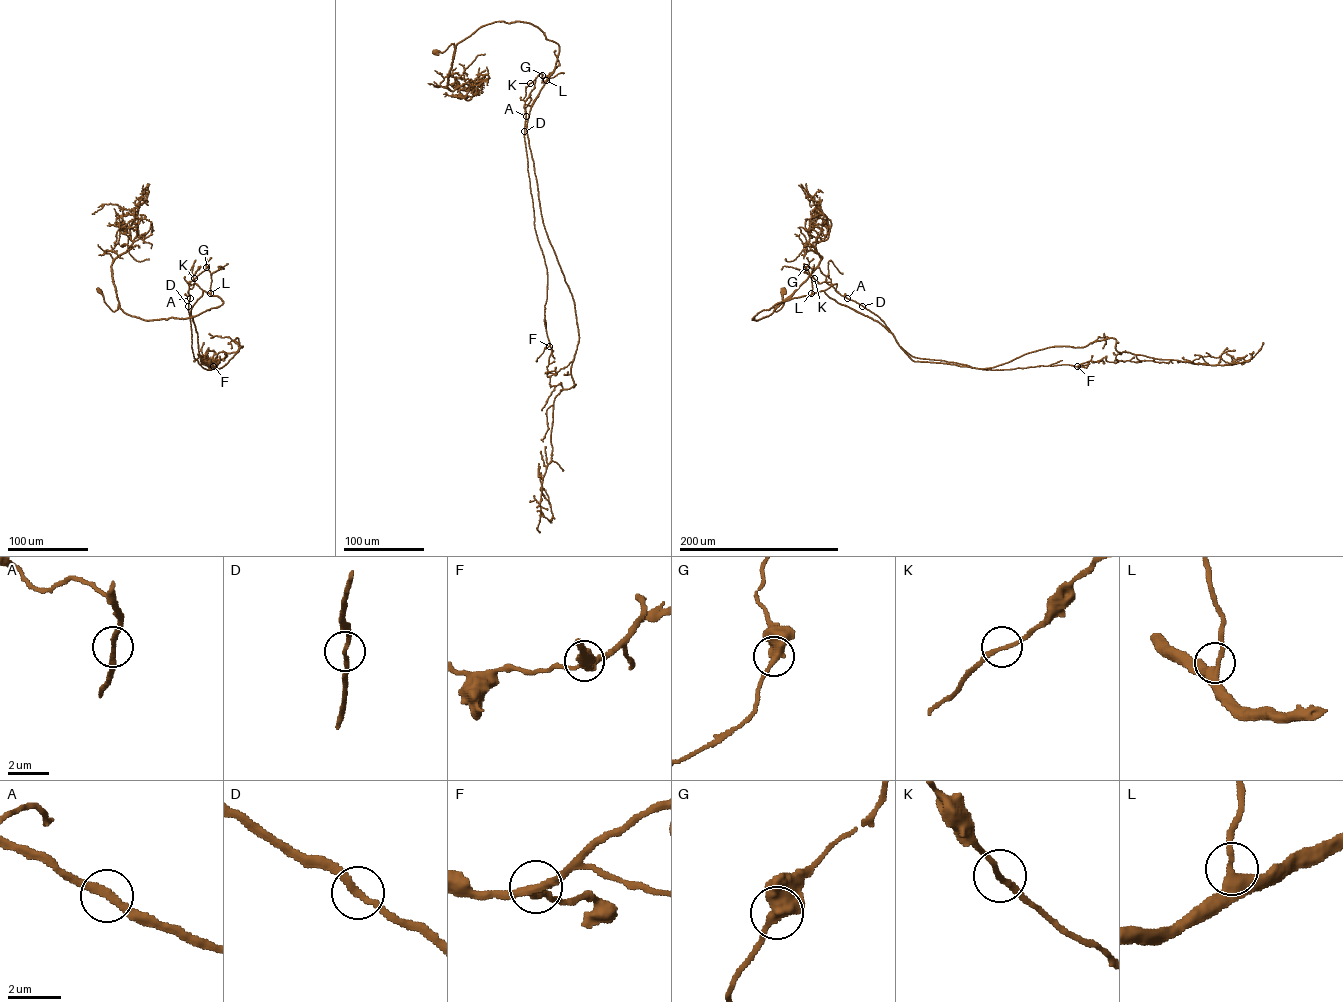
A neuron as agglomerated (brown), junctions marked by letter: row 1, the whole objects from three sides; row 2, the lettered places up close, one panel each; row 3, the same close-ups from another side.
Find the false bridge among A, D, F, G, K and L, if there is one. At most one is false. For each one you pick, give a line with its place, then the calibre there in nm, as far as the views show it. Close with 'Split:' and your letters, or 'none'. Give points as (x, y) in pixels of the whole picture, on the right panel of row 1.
Split: none

